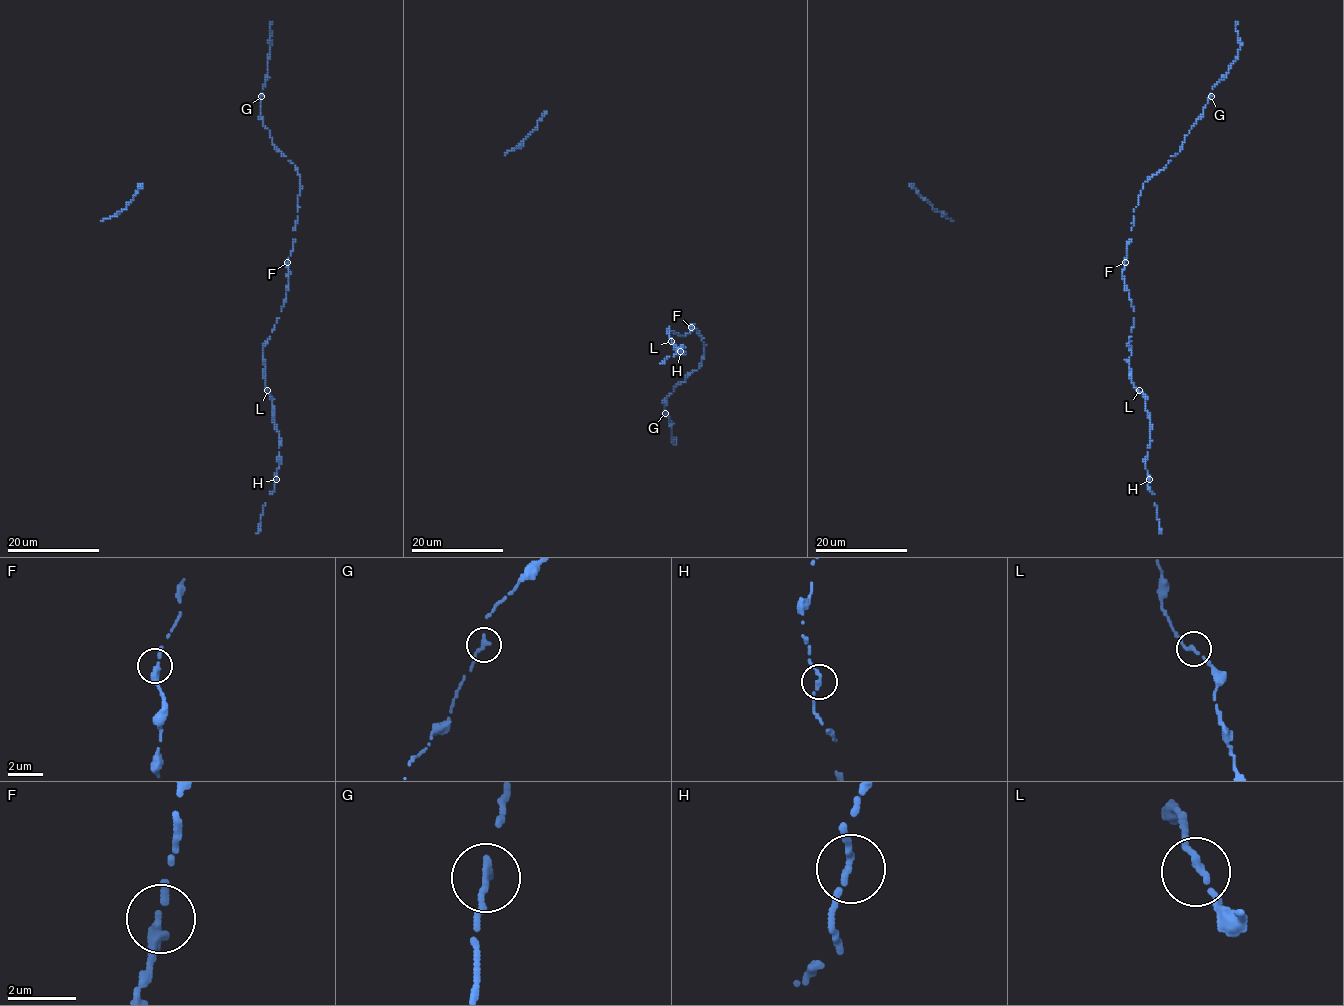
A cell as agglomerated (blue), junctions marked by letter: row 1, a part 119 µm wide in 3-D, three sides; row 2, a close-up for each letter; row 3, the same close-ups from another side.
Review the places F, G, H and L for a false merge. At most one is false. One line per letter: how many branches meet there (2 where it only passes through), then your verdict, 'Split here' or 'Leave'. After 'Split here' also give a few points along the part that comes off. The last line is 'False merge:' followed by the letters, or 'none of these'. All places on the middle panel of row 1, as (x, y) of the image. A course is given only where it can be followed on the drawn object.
F: Branches: 2. Leave
G: Branches: 2. Leave
H: Branches: 2. Leave
L: Branches: 2. Leave
False merge: none of these

